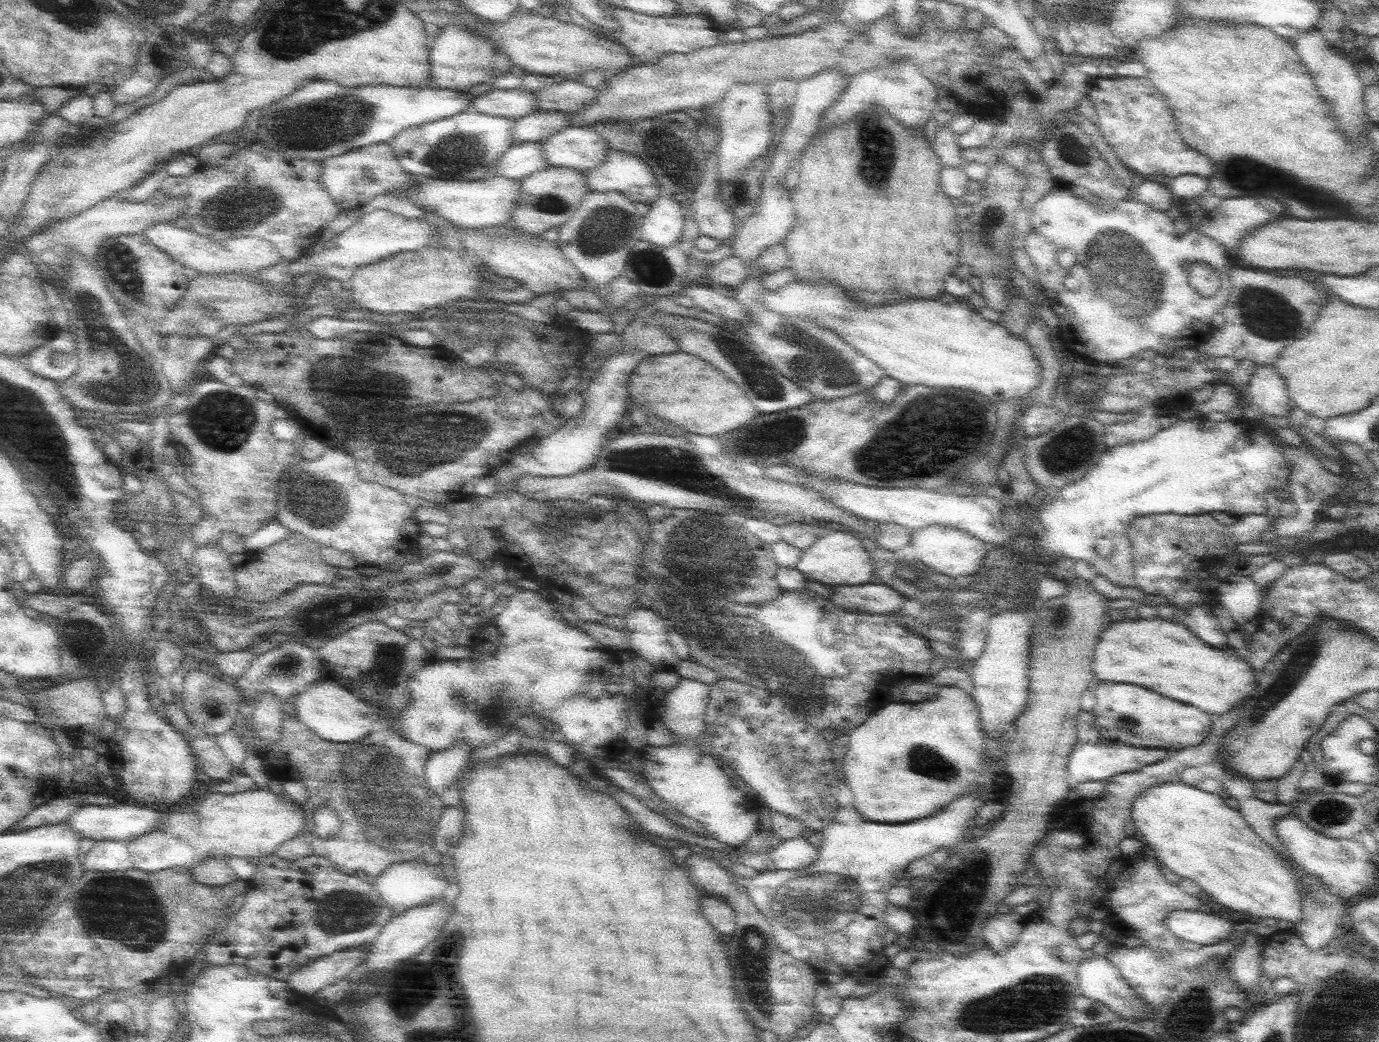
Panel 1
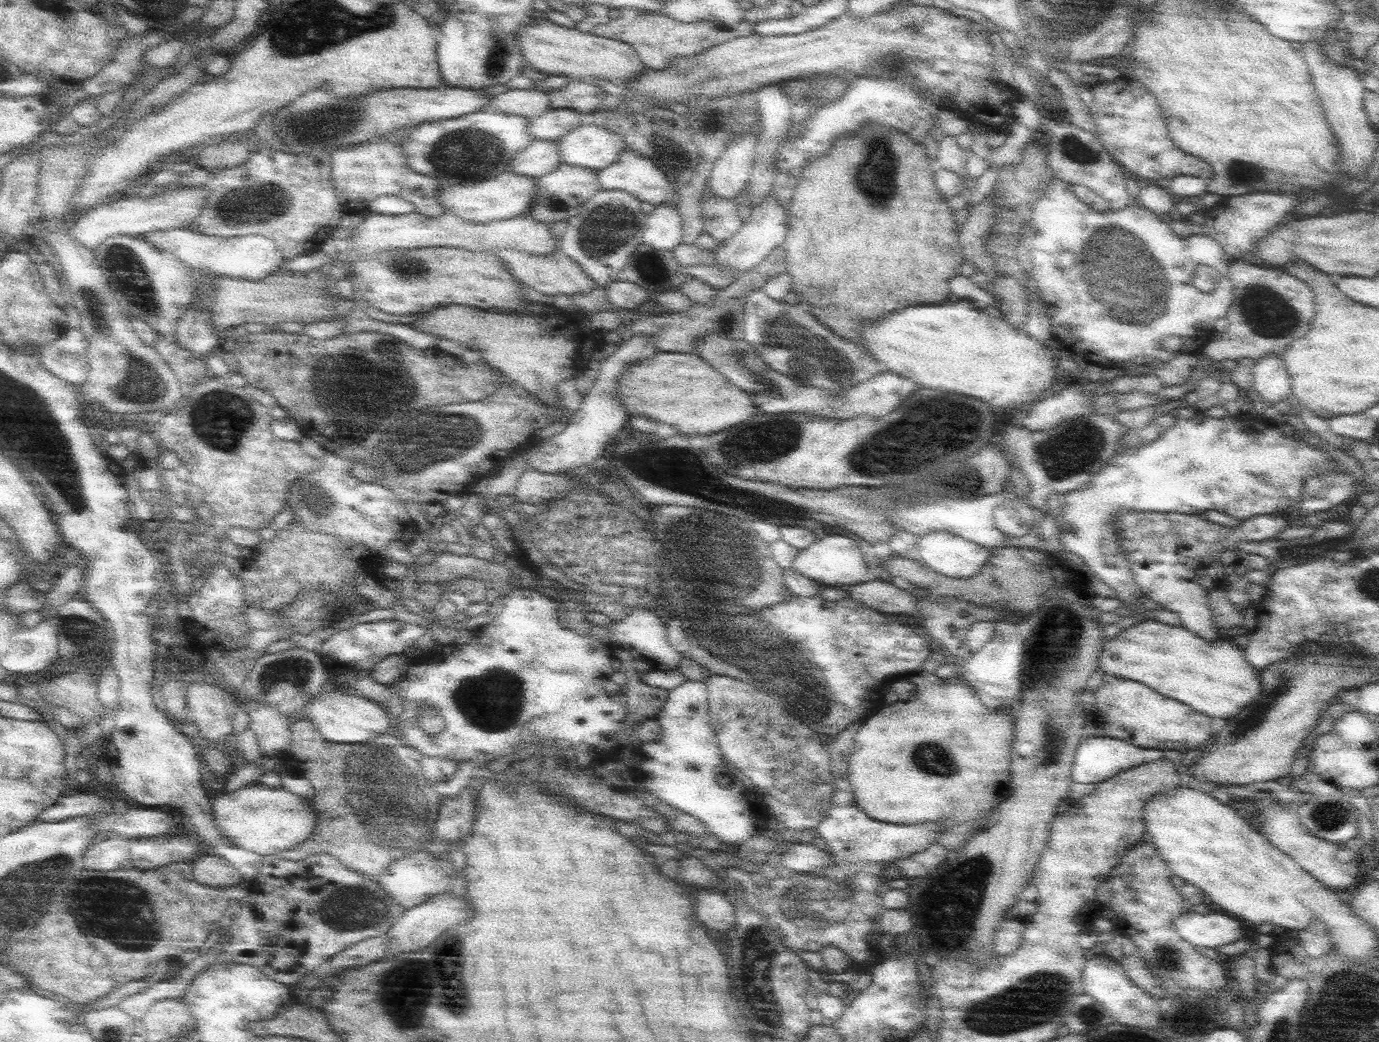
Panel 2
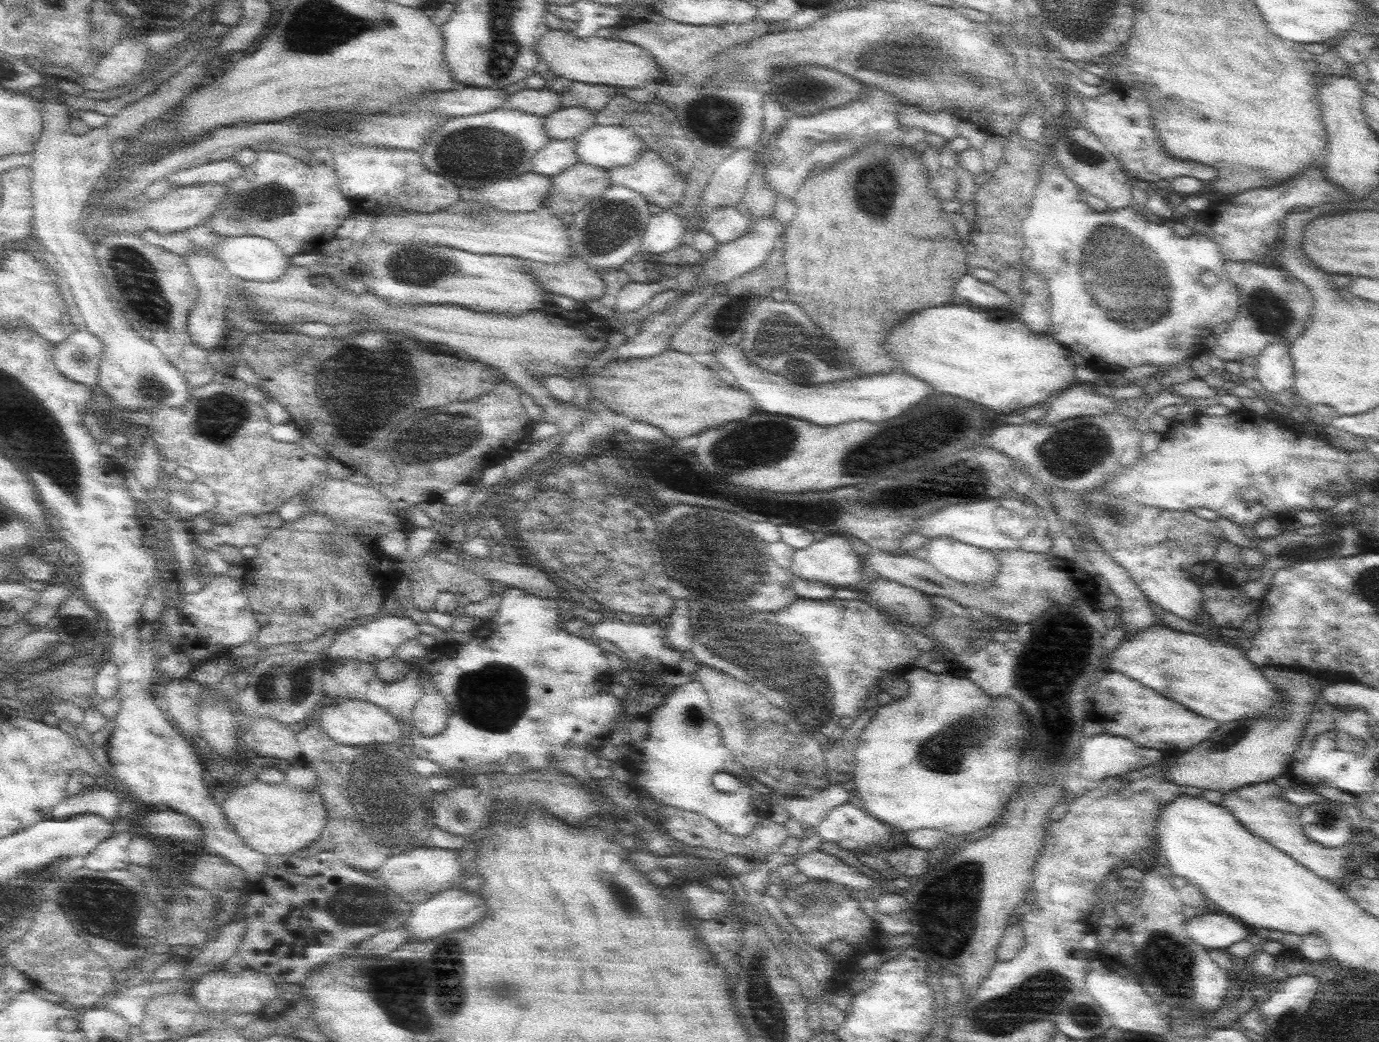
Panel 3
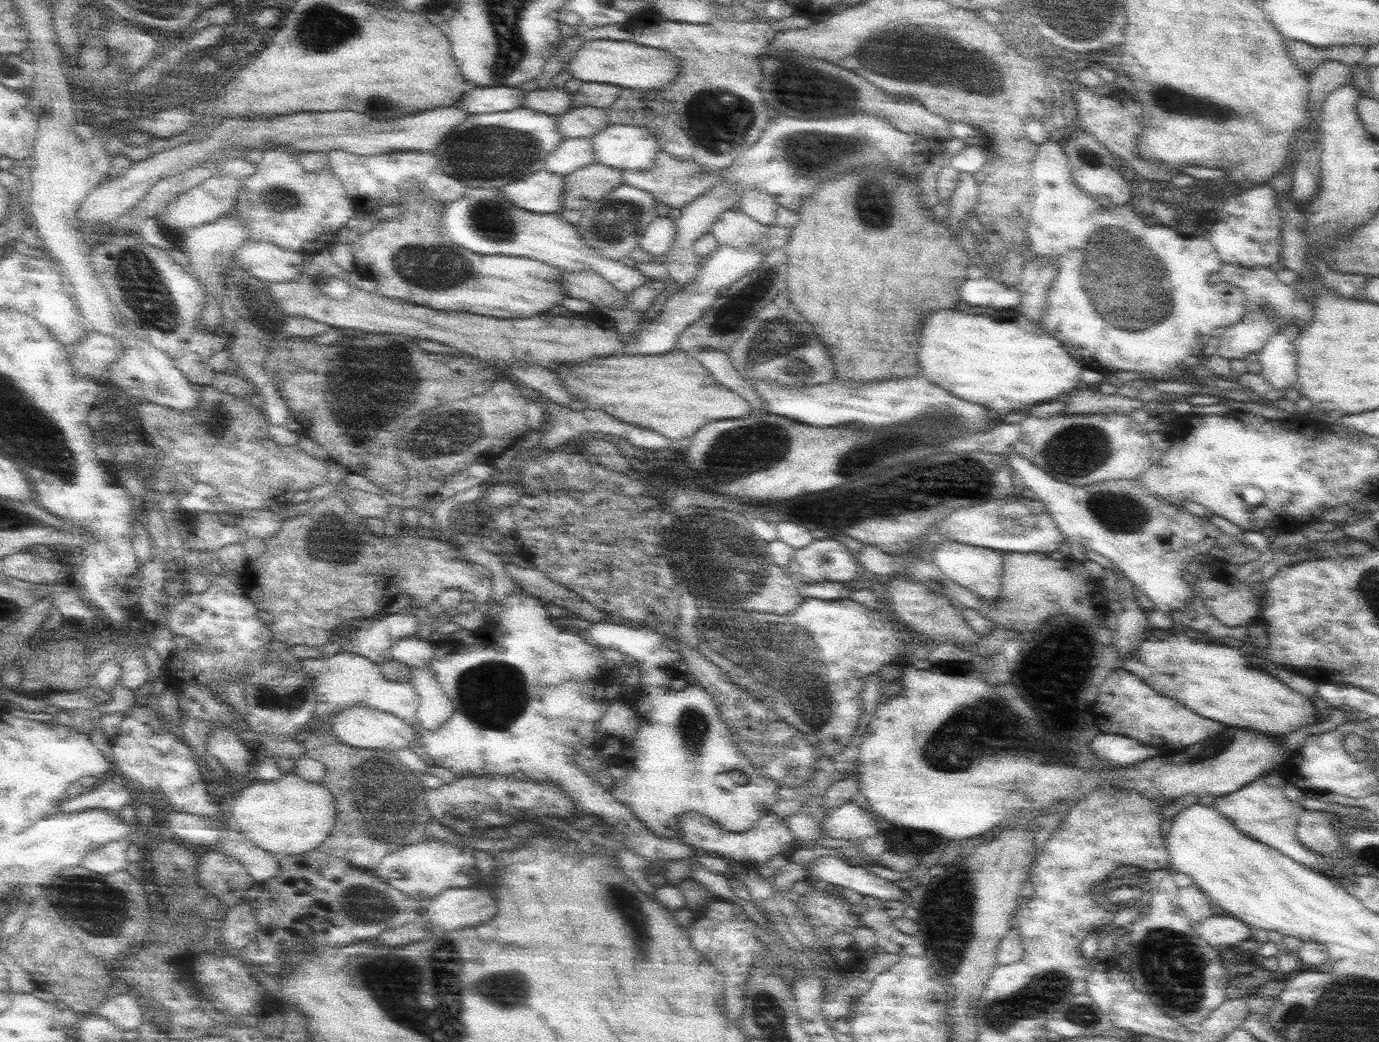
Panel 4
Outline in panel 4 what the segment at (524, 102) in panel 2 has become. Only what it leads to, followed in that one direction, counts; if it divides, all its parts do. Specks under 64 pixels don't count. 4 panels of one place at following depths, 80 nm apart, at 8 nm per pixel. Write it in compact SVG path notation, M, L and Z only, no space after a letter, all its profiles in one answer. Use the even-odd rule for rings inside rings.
M558 86L546 89L525 91L526 108L542 111L544 114L560 116L573 108L573 94Z

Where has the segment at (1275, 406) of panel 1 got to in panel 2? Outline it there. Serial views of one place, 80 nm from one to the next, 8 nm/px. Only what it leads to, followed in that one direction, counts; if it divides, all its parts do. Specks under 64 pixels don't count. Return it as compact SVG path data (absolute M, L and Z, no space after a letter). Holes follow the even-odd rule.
M1268 353L1254 366L1253 393L1260 395L1270 406L1274 402L1293 401L1293 382L1282 353Z

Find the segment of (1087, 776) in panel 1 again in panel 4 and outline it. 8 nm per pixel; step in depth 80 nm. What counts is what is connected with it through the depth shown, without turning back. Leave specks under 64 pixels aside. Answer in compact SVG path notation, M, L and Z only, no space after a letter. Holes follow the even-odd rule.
M1100 734L1092 740L1091 749L1098 758L1106 760L1116 770L1118 767L1144 762L1163 753L1151 744L1142 744L1135 738L1121 734Z

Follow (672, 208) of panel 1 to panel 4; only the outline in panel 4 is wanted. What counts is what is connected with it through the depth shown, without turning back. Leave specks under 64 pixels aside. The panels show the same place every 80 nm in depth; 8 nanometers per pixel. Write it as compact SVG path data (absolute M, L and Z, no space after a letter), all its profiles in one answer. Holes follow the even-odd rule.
M669 215L657 216L642 235L639 246L652 256L664 258L672 248L676 231L675 220L672 220Z

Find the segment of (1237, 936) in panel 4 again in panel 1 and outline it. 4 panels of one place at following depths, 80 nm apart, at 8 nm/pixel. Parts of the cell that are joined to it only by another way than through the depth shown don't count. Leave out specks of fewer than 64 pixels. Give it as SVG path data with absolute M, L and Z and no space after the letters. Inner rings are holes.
M1175 910L1169 914L1166 924L1179 939L1201 946L1215 945L1234 937L1238 925L1218 914L1204 914L1200 910Z

